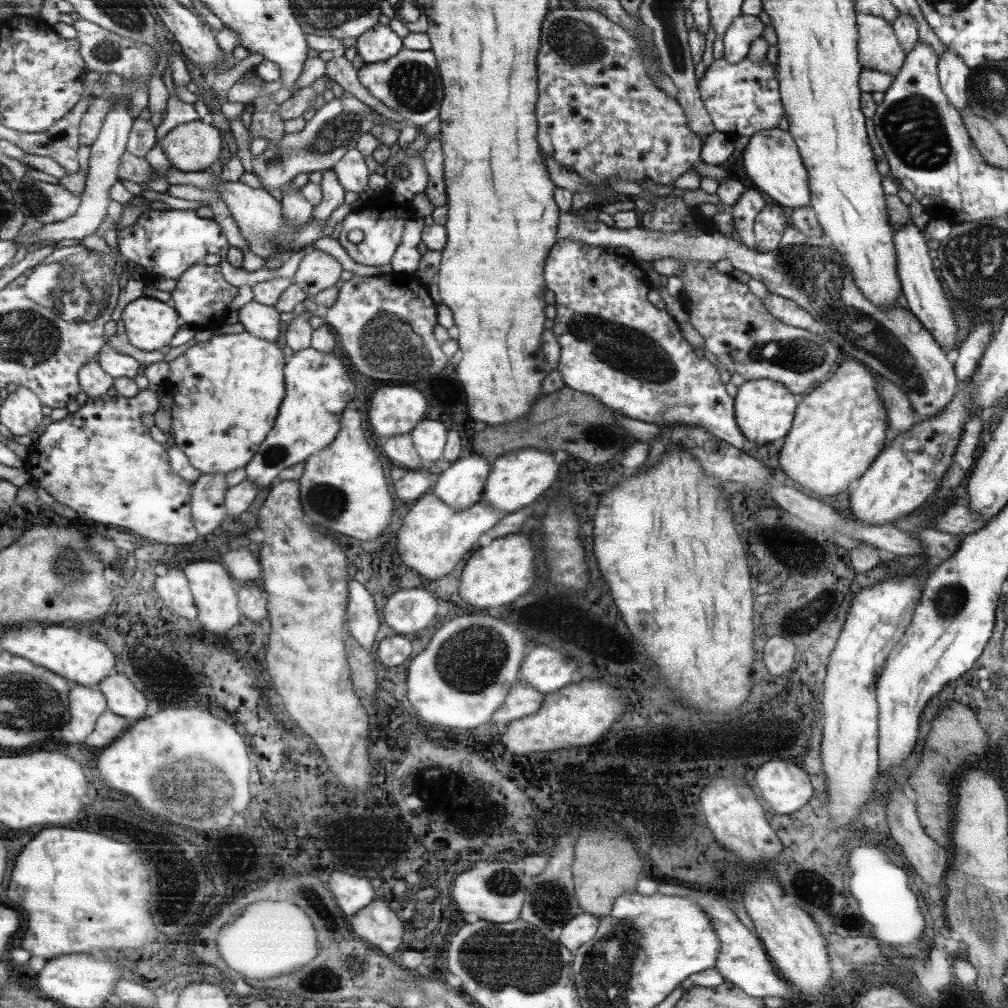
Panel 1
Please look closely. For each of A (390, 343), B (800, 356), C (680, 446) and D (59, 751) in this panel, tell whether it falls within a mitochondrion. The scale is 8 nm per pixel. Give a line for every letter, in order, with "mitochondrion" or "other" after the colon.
A: mitochondrion
B: mitochondrion
C: other
D: other

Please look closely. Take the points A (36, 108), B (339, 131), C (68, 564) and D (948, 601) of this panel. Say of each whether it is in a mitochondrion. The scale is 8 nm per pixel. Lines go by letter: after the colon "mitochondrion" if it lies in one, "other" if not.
A: other
B: mitochondrion
C: mitochondrion
D: mitochondrion

